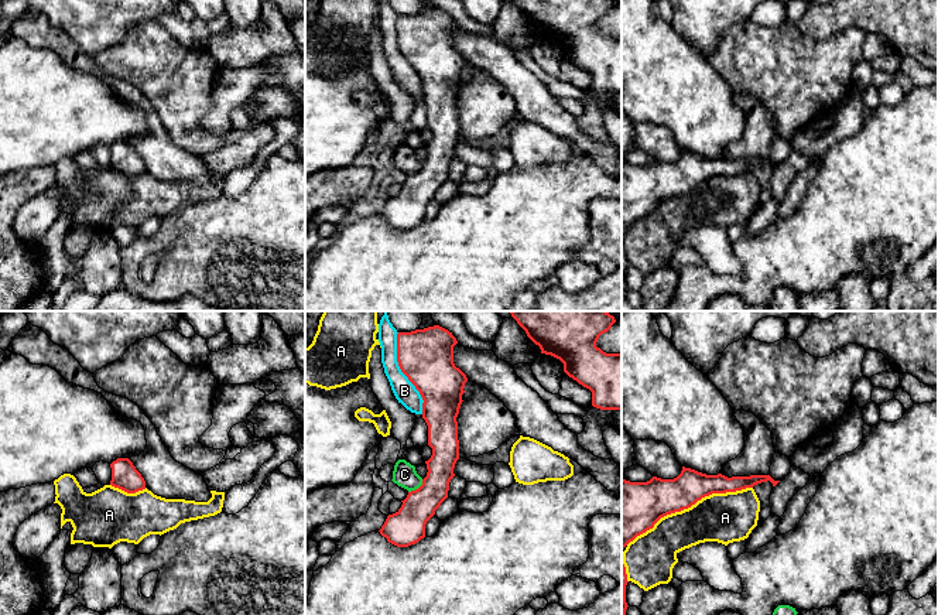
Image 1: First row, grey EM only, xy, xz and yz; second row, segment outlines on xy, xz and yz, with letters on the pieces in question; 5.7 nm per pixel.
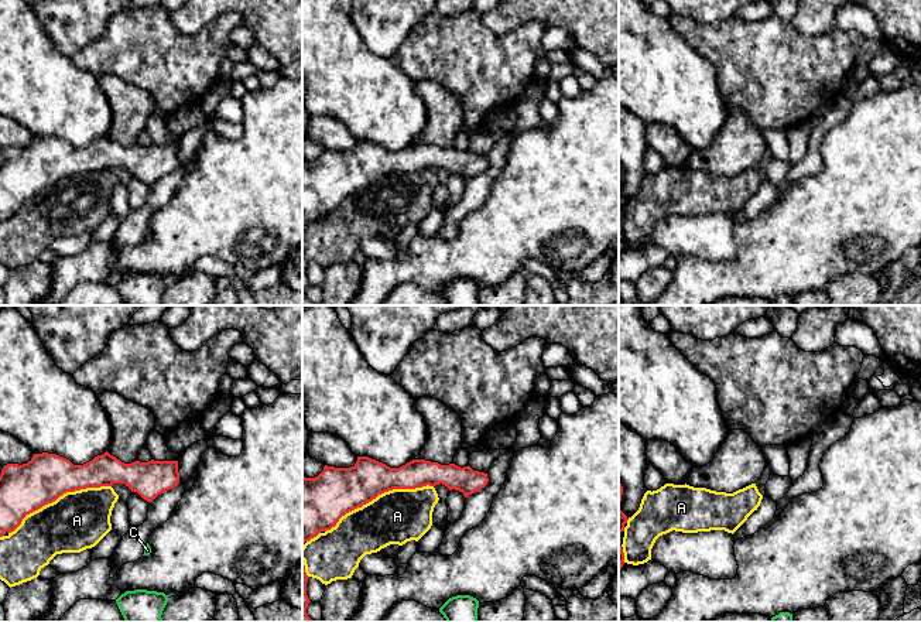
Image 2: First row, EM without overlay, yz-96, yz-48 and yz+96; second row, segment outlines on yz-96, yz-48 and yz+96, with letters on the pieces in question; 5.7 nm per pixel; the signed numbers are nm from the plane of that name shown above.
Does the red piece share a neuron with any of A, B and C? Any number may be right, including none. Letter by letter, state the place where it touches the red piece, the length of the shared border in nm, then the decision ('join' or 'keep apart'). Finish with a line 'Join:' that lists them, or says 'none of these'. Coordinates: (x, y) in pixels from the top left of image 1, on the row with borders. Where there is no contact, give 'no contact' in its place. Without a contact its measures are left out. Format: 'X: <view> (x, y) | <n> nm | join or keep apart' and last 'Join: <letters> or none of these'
A: yz (688, 506) | 800 nm | keep apart
B: xz (403, 372) | 480 nm | keep apart
C: xz (418, 488) | 120 nm | keep apart
Join: none of these

